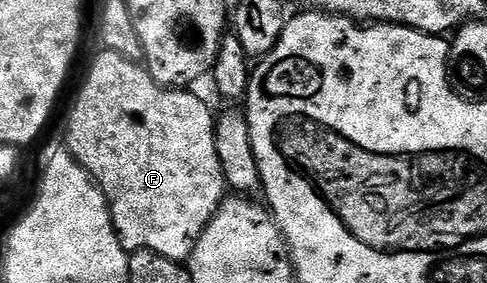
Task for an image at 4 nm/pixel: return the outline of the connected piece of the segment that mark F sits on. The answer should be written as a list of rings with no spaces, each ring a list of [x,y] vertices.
[[[107,49],[101,50],[101,55],[88,67],[88,76],[72,103],[72,112],[68,115],[68,143],[66,150],[77,159],[92,175],[92,180],[100,186],[100,192],[108,198],[108,208],[112,214],[112,224],[116,230],[118,241],[124,246],[125,251],[153,251],[167,259],[187,261],[192,255],[192,249],[198,237],[206,229],[226,193],[226,184],[222,165],[218,161],[216,152],[216,119],[212,111],[188,89],[175,87],[161,87],[154,81],[154,77],[139,62],[122,57],[118,53]]]

